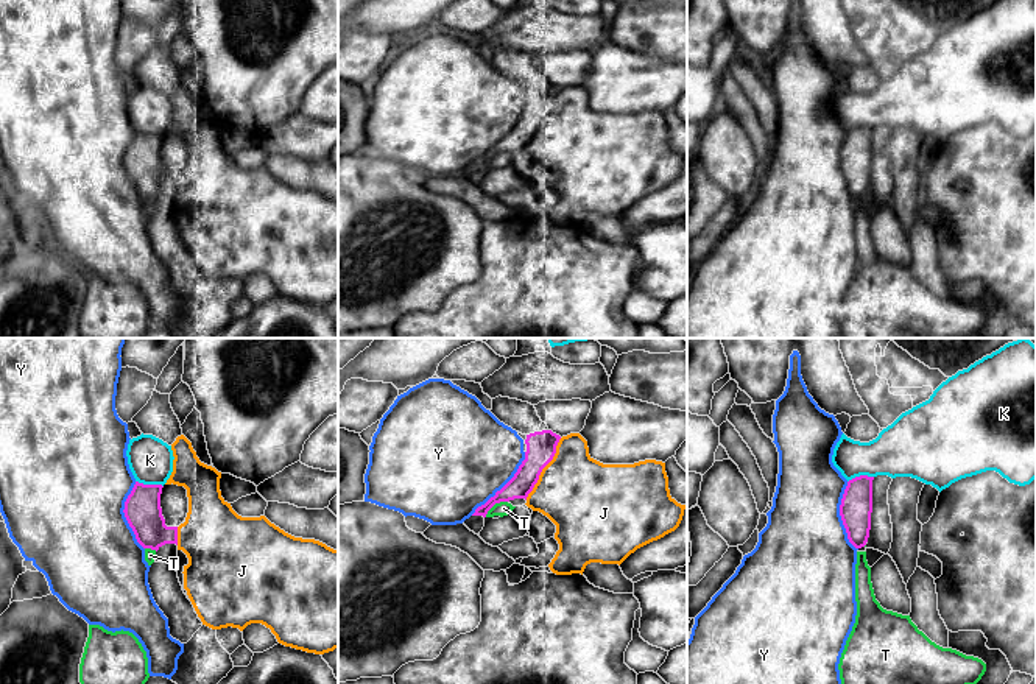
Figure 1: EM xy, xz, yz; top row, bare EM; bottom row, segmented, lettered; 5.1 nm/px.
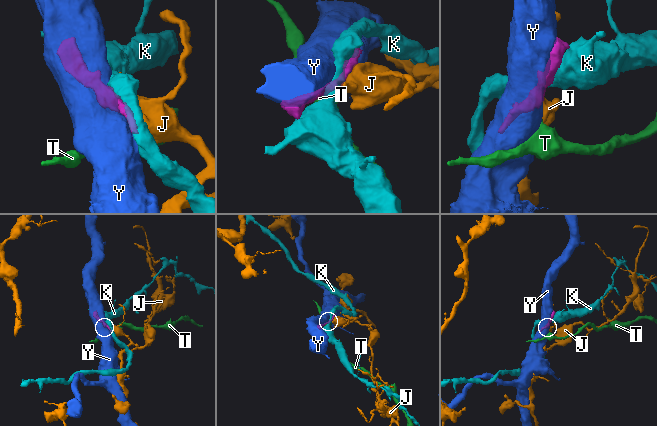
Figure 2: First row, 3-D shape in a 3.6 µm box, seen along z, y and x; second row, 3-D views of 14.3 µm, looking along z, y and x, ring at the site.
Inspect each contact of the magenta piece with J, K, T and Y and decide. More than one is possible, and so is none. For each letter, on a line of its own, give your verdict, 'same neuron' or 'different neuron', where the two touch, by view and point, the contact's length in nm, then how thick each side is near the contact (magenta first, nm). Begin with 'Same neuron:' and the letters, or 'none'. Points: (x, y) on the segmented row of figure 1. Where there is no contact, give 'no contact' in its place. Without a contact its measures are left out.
Same neuron: none
J: different neuron | xz (542, 468) | 380 nm | 160/400 nm
K: different neuron | xy (150, 485) | 150 nm | 190/220 nm
T: different neuron | xz (494, 504) | 150 nm | 120/80 nm
Y: different neuron | xz (505, 485) | 440 nm | 140/480 nm

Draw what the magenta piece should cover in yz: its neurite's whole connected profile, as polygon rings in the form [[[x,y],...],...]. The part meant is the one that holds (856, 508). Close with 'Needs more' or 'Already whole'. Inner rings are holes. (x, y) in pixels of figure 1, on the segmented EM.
[[[868,475],[849,480],[841,499],[840,516],[847,533],[847,539],[855,548],[865,547],[869,538],[872,480],[874,477]]]. Already whole

